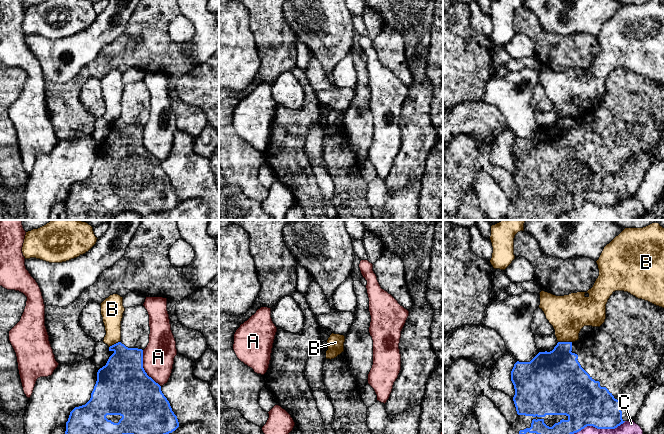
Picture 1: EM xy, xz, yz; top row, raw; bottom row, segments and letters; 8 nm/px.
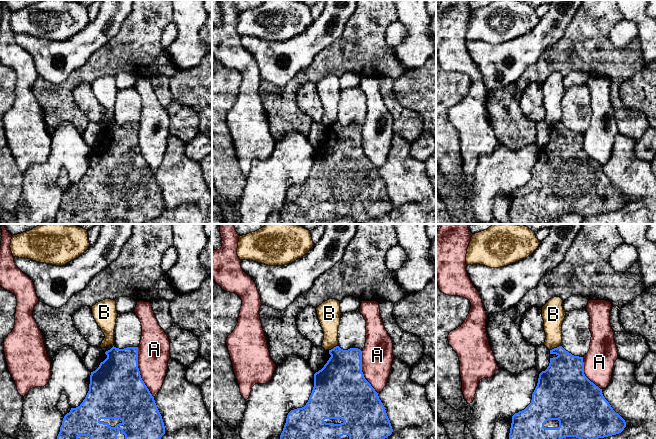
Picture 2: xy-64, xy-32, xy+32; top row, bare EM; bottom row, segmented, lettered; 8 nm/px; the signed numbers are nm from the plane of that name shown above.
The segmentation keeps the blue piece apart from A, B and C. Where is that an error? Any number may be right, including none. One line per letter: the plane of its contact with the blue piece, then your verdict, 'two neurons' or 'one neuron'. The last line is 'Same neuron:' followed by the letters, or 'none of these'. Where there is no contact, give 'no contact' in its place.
A: contact in xy; two neurons
B: contact in yz; two neurons
C: contact in yz; two neurons
Same neuron: none of these

